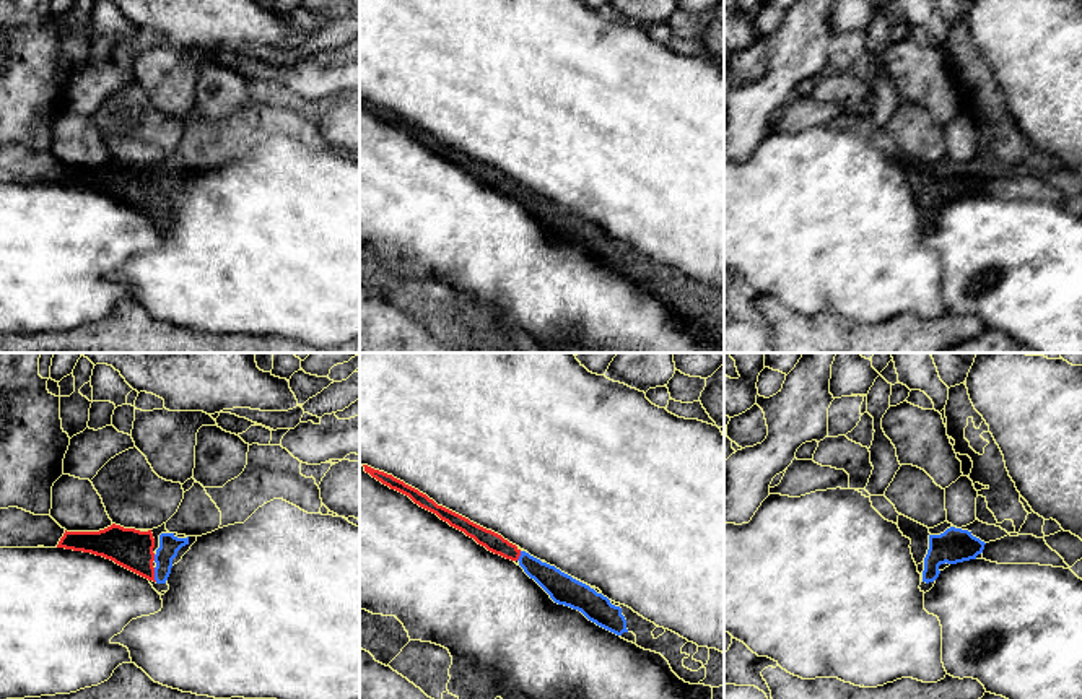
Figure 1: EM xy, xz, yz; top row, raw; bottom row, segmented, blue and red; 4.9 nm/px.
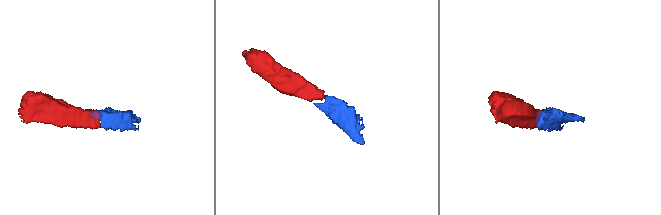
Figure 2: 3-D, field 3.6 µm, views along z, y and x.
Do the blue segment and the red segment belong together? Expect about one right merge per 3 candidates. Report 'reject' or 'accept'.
accept

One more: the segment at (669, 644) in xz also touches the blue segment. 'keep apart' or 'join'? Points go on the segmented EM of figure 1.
join

